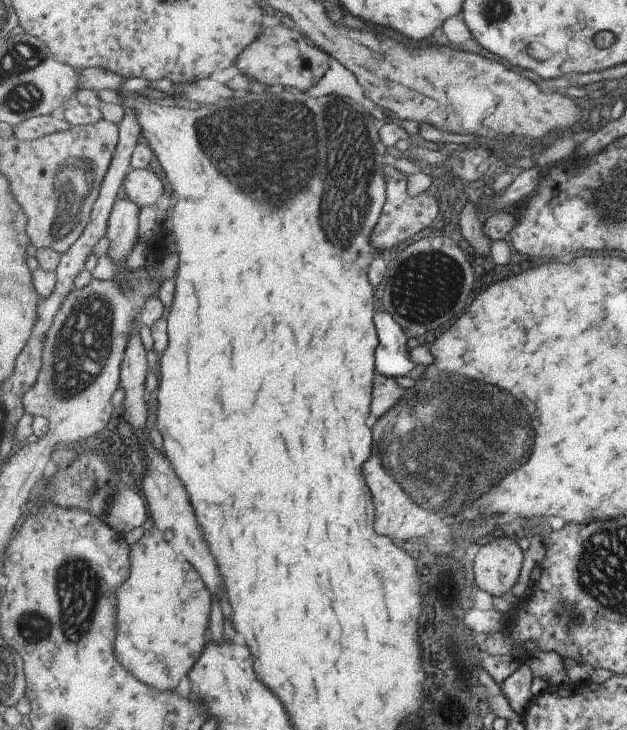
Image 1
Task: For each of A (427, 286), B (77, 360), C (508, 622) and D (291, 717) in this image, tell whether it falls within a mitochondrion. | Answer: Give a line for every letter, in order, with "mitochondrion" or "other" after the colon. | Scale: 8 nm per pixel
A: mitochondrion
B: mitochondrion
C: other
D: other

